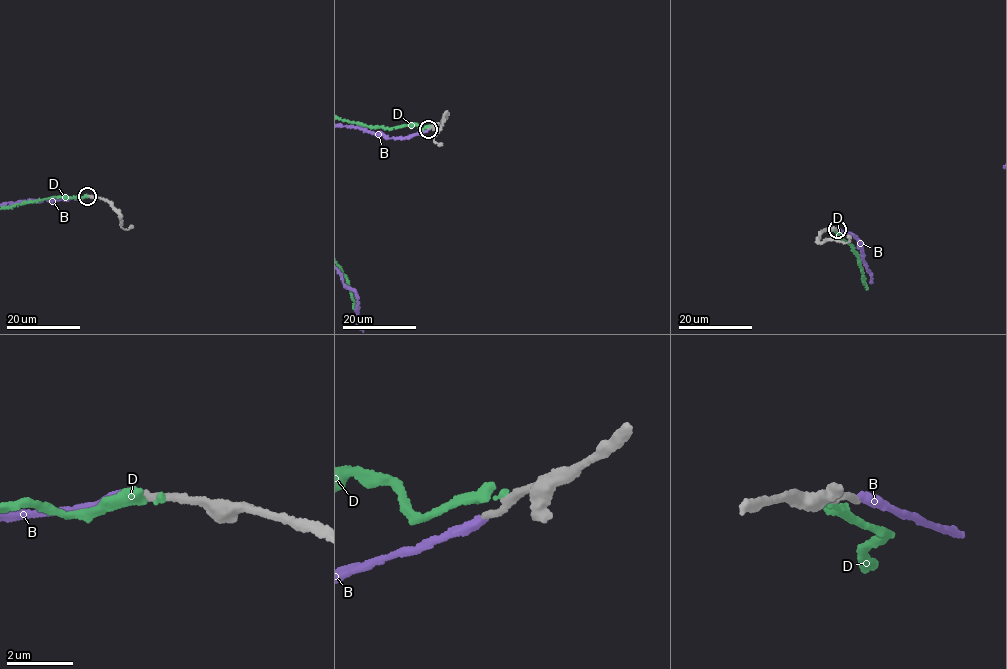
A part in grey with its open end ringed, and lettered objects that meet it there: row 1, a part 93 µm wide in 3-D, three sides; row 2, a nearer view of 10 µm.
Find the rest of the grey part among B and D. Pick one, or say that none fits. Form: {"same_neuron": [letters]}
{"same_neuron": ["B"]}

